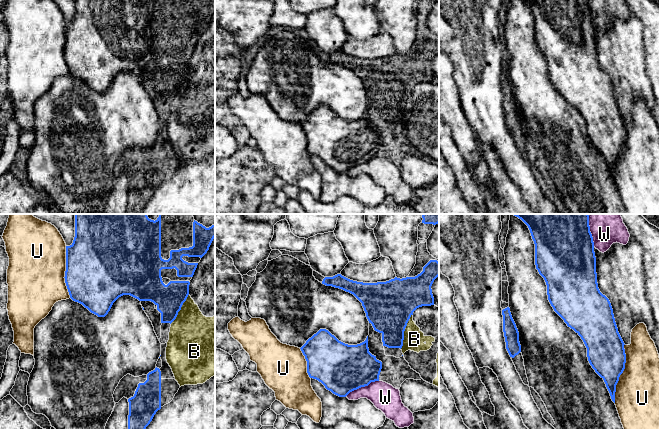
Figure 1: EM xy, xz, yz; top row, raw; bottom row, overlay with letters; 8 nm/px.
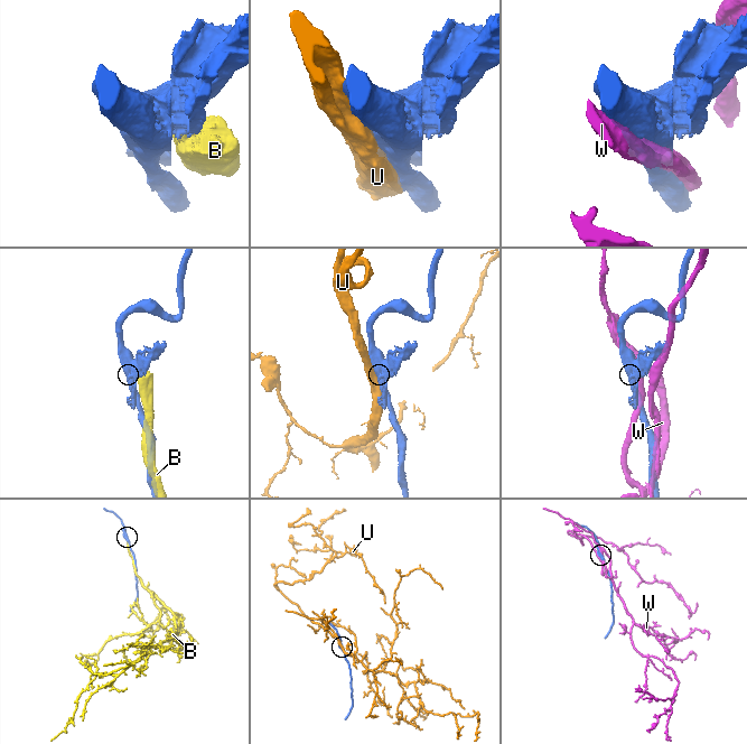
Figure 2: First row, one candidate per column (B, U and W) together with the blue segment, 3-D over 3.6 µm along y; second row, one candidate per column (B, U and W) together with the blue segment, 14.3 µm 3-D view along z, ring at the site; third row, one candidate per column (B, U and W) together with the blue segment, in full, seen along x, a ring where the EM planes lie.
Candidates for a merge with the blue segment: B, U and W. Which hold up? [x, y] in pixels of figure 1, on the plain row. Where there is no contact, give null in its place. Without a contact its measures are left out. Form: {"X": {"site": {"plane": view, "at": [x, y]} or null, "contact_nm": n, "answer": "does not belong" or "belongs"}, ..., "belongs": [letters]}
{"B": {"site": {"plane": "xz", "at": [404, 106]}, "contact_nm": 300, "answer": "does not belong"}, "U": {"site": {"plane": "yz", "at": [622, 148]}, "contact_nm": 480, "answer": "does not belong"}, "W": {"site": {"plane": "xz", "at": [361, 162]}, "contact_nm": 300, "answer": "does not belong"}, "belongs": []}

